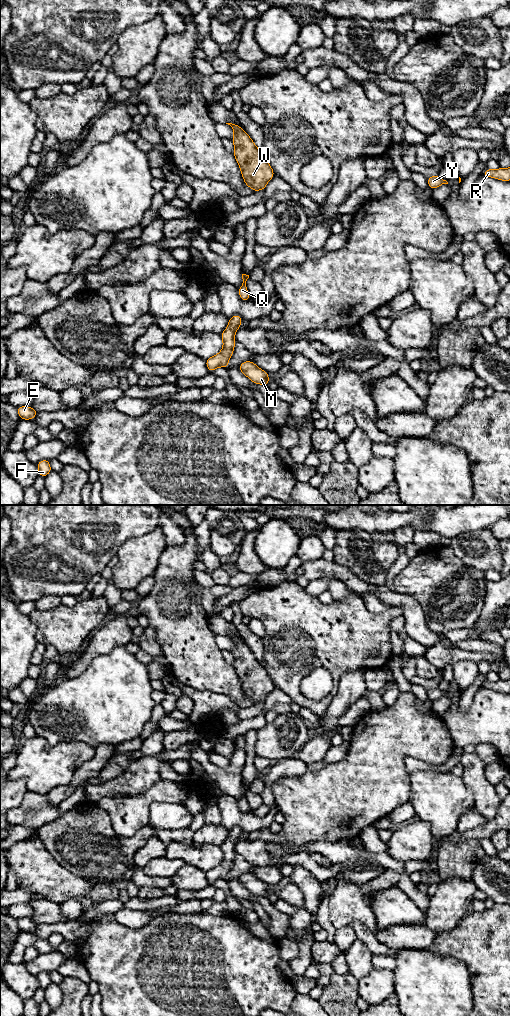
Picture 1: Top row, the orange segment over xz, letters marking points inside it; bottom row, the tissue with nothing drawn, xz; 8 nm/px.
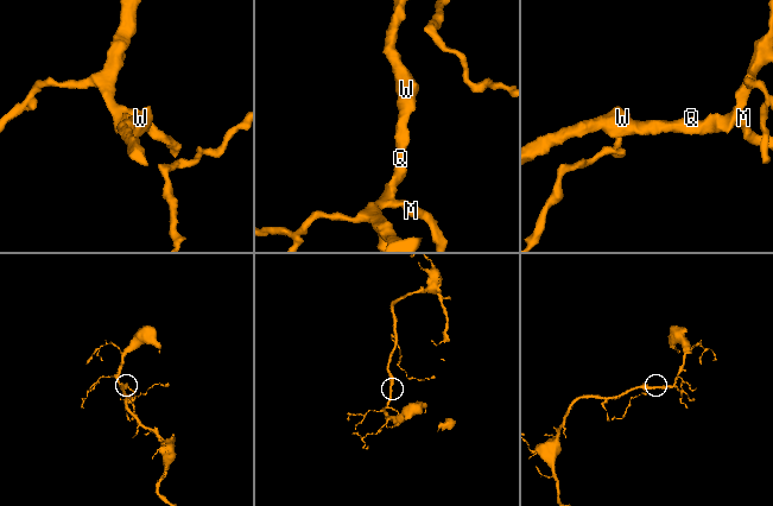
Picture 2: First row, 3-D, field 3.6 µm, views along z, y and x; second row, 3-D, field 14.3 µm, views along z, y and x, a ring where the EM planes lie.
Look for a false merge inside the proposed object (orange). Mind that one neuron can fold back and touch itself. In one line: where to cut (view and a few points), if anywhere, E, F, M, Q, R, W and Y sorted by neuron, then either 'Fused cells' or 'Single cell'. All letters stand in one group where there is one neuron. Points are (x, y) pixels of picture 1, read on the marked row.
No split. Groups: E F M Q R W Y. Single cell

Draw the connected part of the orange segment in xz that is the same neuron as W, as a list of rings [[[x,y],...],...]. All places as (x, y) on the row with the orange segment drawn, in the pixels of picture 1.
[[[226,123],[234,131],[234,157],[239,165],[243,180],[254,192],[264,190],[275,176],[265,155],[257,148],[250,136],[238,125]]]

